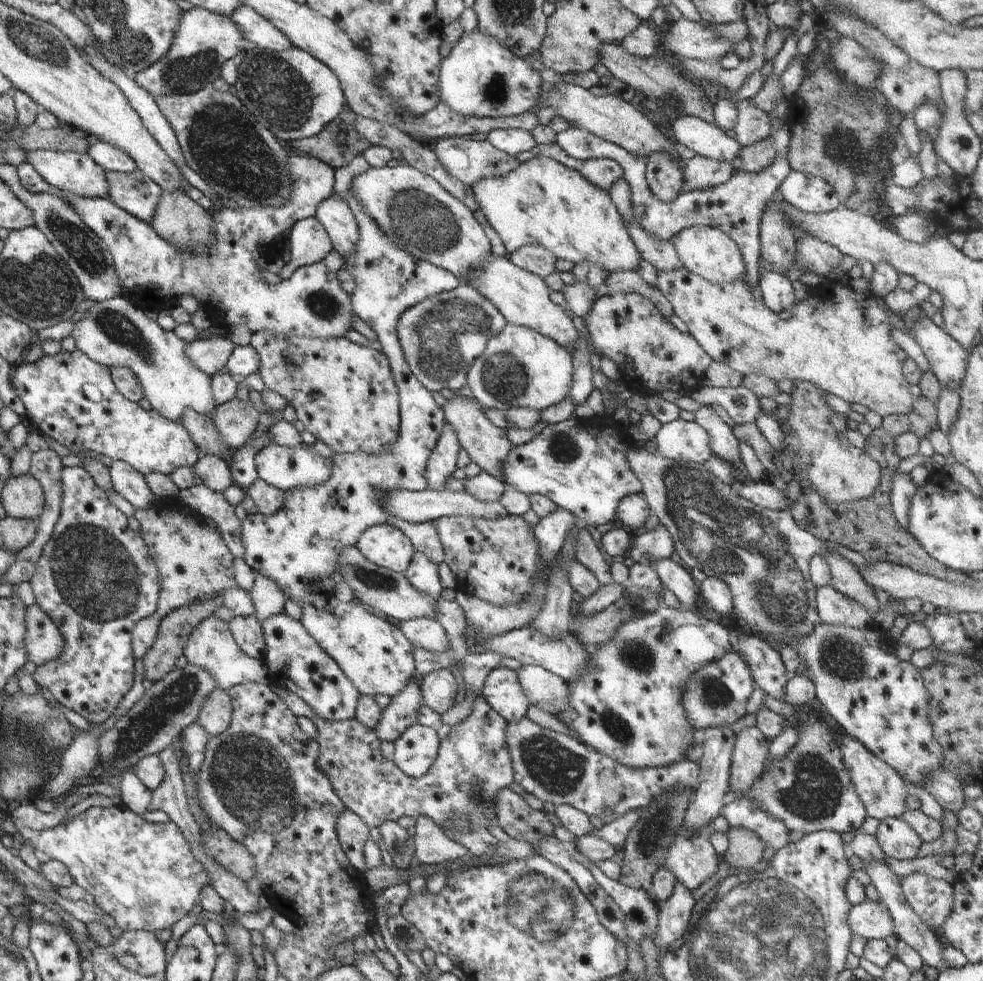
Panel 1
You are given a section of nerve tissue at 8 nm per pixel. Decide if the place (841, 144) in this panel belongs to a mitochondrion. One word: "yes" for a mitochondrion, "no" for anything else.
yes

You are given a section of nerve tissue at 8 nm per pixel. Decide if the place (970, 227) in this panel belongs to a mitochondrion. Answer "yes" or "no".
no

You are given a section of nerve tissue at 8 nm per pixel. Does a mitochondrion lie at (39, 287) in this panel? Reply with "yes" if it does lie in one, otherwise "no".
yes

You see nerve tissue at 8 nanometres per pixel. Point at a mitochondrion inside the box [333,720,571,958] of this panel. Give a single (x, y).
(475, 795)

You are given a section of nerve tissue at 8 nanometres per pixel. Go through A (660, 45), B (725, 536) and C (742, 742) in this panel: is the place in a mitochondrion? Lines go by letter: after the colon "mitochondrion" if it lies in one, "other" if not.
A: other
B: mitochondrion
C: other

